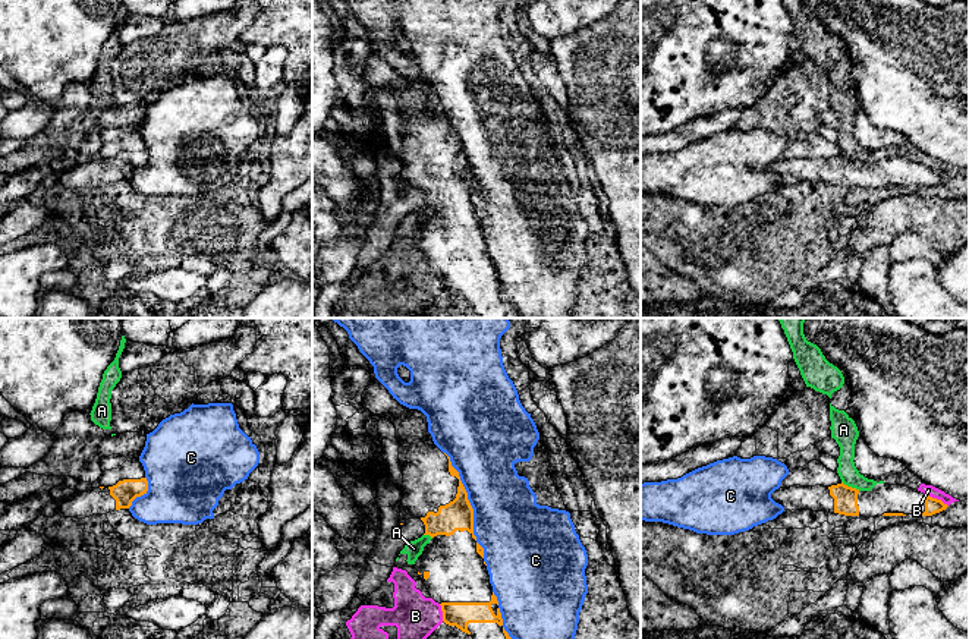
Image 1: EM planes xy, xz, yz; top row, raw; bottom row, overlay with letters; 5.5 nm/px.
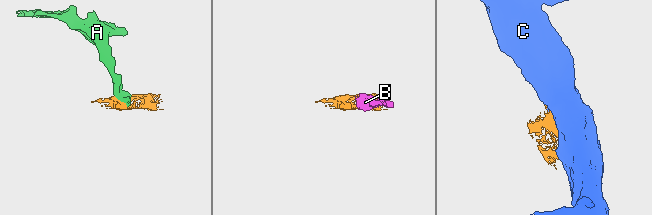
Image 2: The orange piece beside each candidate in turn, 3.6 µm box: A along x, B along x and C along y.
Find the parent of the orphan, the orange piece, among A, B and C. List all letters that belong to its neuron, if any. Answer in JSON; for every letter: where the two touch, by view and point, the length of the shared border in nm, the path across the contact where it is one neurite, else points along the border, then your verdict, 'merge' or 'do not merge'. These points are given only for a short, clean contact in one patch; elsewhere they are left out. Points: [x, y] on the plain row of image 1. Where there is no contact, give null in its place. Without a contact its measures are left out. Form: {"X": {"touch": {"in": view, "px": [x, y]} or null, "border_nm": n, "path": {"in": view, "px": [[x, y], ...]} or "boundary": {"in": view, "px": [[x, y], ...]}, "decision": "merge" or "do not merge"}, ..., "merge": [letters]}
{"A": {"touch": {"in": "yz", "px": [850, 159]}, "border_nm": 120, "boundary": {"in": "yz", "px": [[842, 153], [859, 161]]}, "decision": "do not merge"}, "B": {"touch": {"in": "yz", "px": [936, 170]}, "border_nm": 140, "boundary": {"in": "yz", "px": [[927, 166], [940, 170], [947, 178]]}, "decision": "do not merge"}, "C": {"touch": {"in": "xz", "px": [469, 176]}, "border_nm": 600, "decision": "do not merge"}, "merge": []}

